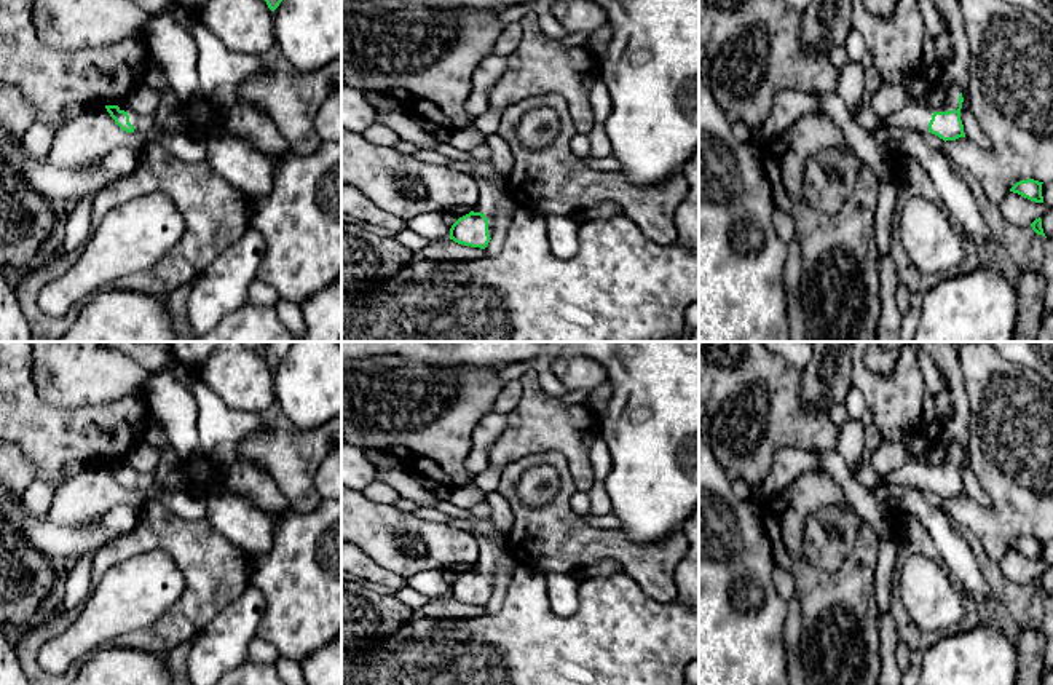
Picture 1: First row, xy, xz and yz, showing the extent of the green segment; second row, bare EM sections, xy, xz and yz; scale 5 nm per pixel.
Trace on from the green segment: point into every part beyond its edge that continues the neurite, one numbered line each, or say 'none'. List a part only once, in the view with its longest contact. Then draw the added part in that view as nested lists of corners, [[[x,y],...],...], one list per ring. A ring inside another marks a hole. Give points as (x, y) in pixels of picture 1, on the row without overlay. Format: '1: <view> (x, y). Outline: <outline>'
1: yz (916, 475). Outline: [[[949,441],[946,442],[946,450],[943,452],[941,461],[935,466],[914,460],[889,474],[879,474],[873,466],[865,466],[854,479],[871,492],[878,487],[903,487],[925,492],[929,490],[929,481],[935,469],[949,469],[959,466],[960,450],[962,445],[959,441]]]

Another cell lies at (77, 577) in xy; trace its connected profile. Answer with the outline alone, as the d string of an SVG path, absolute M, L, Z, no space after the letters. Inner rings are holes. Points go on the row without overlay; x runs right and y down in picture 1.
M86 554L80 560L69 564L64 572L65 594L62 597L62 610L54 610L51 615L70 612L80 602L86 602L91 592L91 565L94 554Z

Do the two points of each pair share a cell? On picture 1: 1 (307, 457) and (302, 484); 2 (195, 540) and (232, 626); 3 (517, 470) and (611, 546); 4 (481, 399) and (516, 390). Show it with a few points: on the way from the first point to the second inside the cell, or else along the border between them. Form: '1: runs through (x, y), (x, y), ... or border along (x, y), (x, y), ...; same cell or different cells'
1: runs through (302, 463), (302, 478); same cell
2: border along (249, 585), (197, 634); different cells
3: runs through (514, 502), (549, 538), (563, 543), (579, 543); same cell
4: border along (506, 384), (493, 409); different cells

